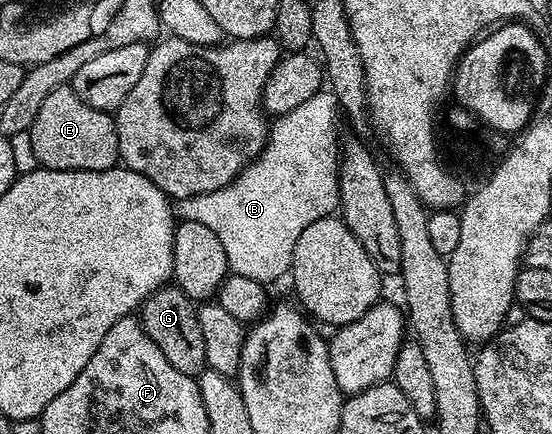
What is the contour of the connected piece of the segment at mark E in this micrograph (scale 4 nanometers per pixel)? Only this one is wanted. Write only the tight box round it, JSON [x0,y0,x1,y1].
[29,85,120,171]

